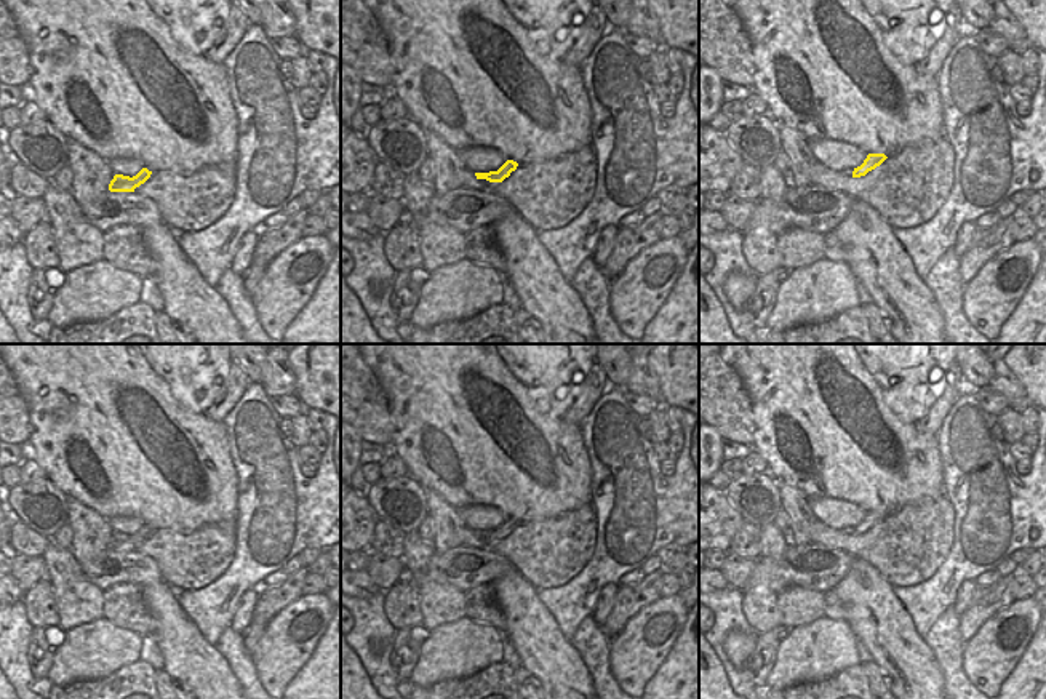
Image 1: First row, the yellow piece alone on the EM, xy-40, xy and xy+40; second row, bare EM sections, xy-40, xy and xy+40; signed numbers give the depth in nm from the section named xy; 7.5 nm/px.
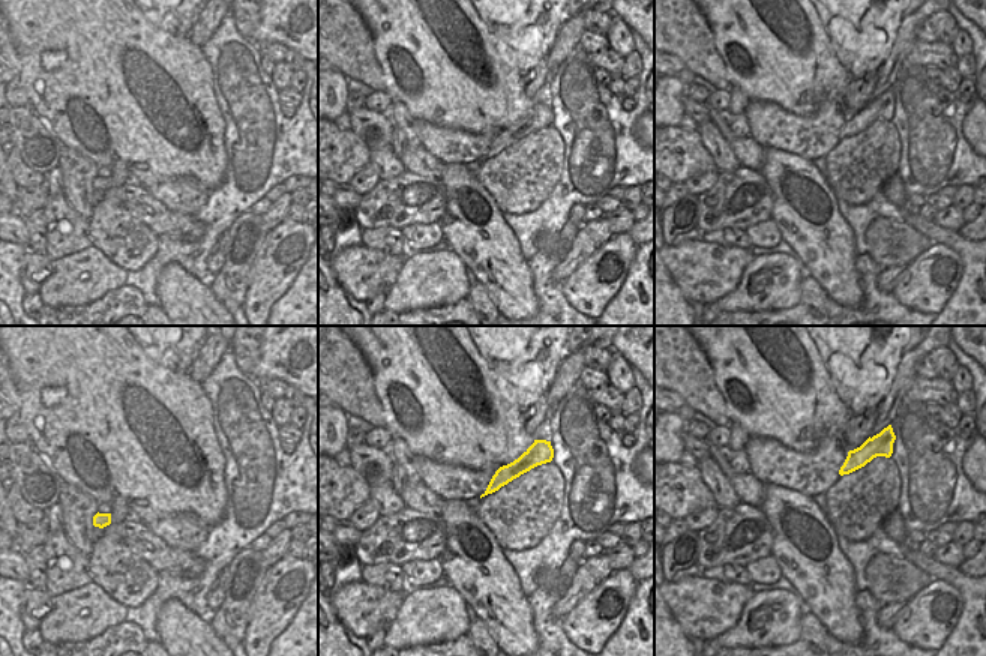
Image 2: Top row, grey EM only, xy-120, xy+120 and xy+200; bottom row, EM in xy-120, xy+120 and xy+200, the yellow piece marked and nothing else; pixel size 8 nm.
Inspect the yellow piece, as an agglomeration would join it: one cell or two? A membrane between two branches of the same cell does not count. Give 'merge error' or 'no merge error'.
no merge error

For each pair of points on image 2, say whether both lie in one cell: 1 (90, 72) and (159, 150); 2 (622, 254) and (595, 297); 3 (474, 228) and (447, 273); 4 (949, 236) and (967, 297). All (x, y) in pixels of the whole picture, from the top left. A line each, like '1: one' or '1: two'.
1: one
2: one
3: two
4: one

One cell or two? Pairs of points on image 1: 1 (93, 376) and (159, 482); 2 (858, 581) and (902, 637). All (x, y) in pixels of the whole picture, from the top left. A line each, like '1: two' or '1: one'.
1: one
2: one

